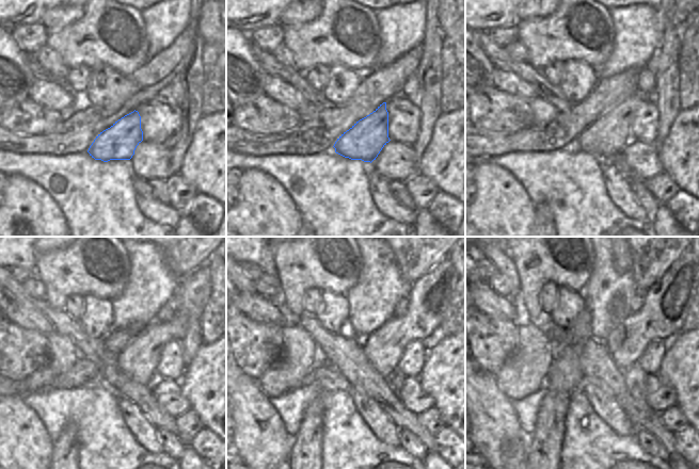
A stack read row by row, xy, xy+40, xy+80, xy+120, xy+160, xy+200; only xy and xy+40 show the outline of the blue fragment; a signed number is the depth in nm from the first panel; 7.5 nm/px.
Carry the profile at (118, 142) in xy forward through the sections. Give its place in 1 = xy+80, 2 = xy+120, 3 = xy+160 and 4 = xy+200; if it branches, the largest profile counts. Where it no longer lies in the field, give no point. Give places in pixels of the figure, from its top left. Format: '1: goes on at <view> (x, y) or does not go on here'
1: goes on at xy+80 (607, 135)
2: goes on at xy+120 (139, 359)
3: goes on at xy+160 (429, 296)
4: goes on at xy+200 (667, 302)

